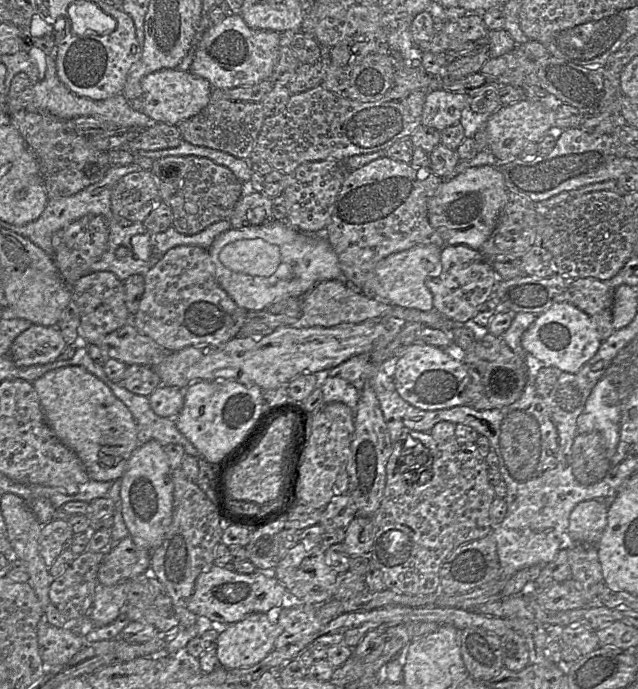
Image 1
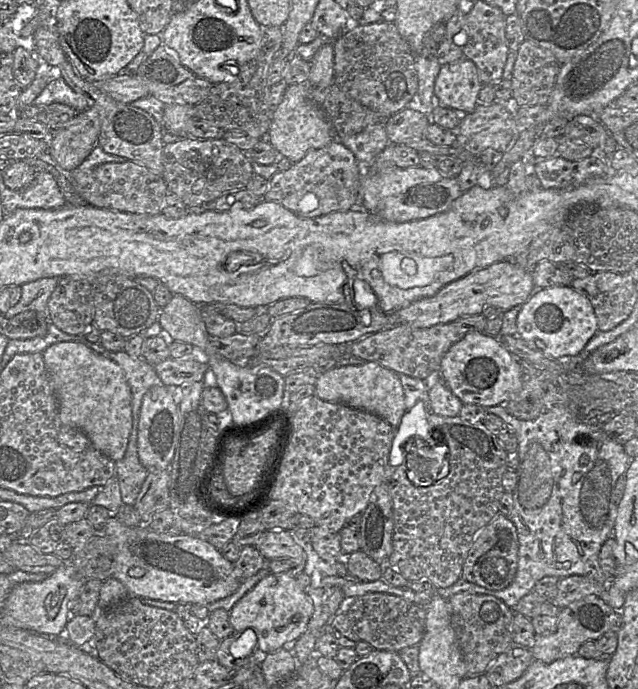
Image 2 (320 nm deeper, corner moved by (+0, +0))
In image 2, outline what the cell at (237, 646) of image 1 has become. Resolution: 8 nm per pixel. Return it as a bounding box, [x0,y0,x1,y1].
[229,573,314,653]

